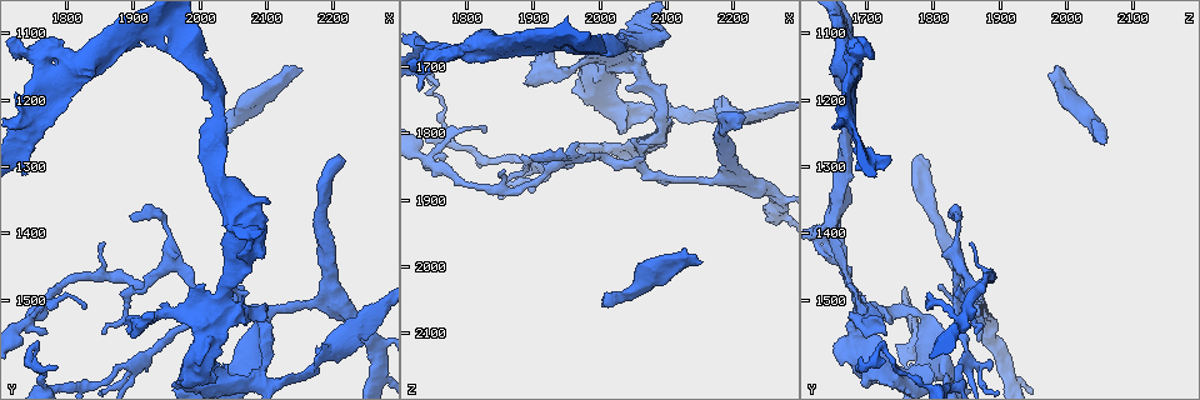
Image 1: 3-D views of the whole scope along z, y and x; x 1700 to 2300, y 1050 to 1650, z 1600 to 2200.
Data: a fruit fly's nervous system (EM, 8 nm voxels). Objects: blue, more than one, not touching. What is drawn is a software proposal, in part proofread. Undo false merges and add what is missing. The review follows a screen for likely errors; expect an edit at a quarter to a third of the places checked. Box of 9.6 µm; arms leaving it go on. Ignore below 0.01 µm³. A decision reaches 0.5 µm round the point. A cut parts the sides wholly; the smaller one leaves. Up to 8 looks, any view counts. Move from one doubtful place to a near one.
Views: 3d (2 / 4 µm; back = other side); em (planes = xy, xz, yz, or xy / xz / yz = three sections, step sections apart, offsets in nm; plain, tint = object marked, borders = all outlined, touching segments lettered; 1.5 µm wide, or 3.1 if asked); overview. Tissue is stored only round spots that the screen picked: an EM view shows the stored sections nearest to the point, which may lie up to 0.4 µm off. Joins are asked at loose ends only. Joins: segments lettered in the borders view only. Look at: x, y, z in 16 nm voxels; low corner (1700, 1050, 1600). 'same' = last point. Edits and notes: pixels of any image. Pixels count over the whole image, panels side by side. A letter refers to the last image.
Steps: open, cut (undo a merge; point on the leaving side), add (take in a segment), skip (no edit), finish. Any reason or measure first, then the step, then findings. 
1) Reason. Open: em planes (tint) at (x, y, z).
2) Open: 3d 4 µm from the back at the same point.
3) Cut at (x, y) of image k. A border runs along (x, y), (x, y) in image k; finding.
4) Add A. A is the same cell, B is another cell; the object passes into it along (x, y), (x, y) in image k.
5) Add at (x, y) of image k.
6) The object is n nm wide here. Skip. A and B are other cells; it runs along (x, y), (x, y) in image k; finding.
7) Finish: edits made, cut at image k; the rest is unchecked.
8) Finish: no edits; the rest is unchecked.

Free end. Open: em planes (borders) at (2005, 1265, 2055).

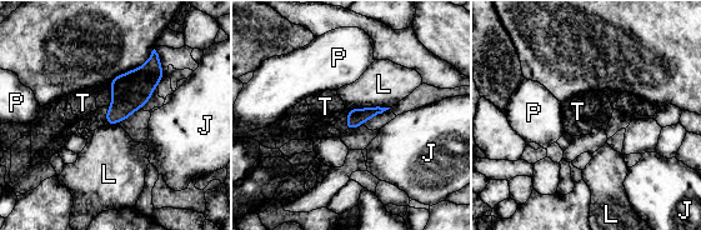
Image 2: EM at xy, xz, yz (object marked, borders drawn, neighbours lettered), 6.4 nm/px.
Add T. T is the same cell, J, L and P are other cells; the object passes into it along (130, 91), (110, 83), (83, 103) in image 2; it goes on there.

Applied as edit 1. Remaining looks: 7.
Abrupt turn. Open: em xz step 8 (tint) at (2090, 1530, 1785).

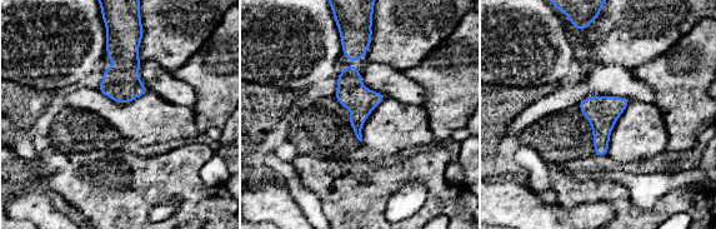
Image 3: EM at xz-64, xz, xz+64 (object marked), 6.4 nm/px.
Open: em planes (borders) at the same point.

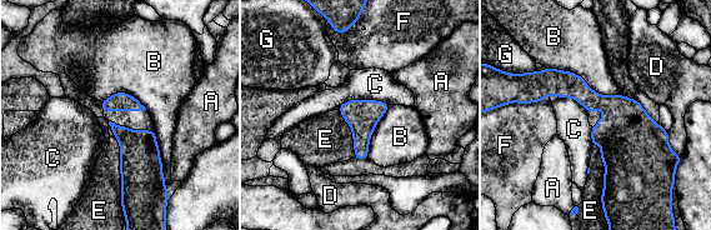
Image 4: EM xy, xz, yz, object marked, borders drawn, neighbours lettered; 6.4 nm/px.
The longest contact is with B, 550 nm. Skip. A, B, C, D, E, F and G are other cells; a border runs along (109, 124), (119, 145), (121, 203) in image 4; one cell here.

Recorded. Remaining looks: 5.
Open: 3d 4 µm at (1930, 1525, 1710).

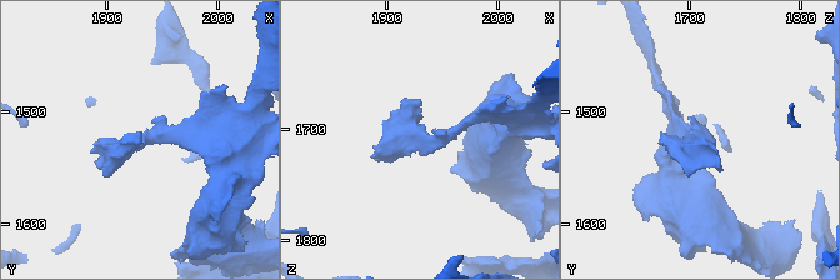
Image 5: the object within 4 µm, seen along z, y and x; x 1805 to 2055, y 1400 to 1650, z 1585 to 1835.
Shape alone is not enough. Open: em planes (borders) at (1932, 1524, 1706).

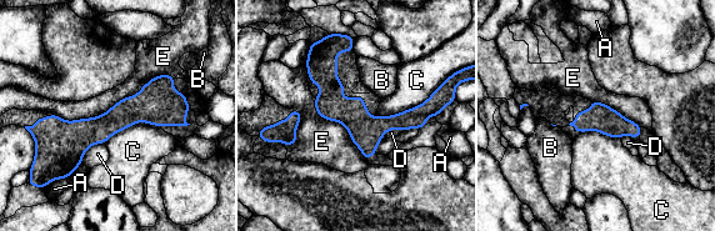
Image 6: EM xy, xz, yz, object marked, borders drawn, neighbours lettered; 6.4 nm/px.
Skip. A, B, C, D and E are other cells; it runs along (185, 106), (41, 122) in image 6; one cell here.

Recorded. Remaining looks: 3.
Finish: edits made, add at image 2; the rest is unchecked.

